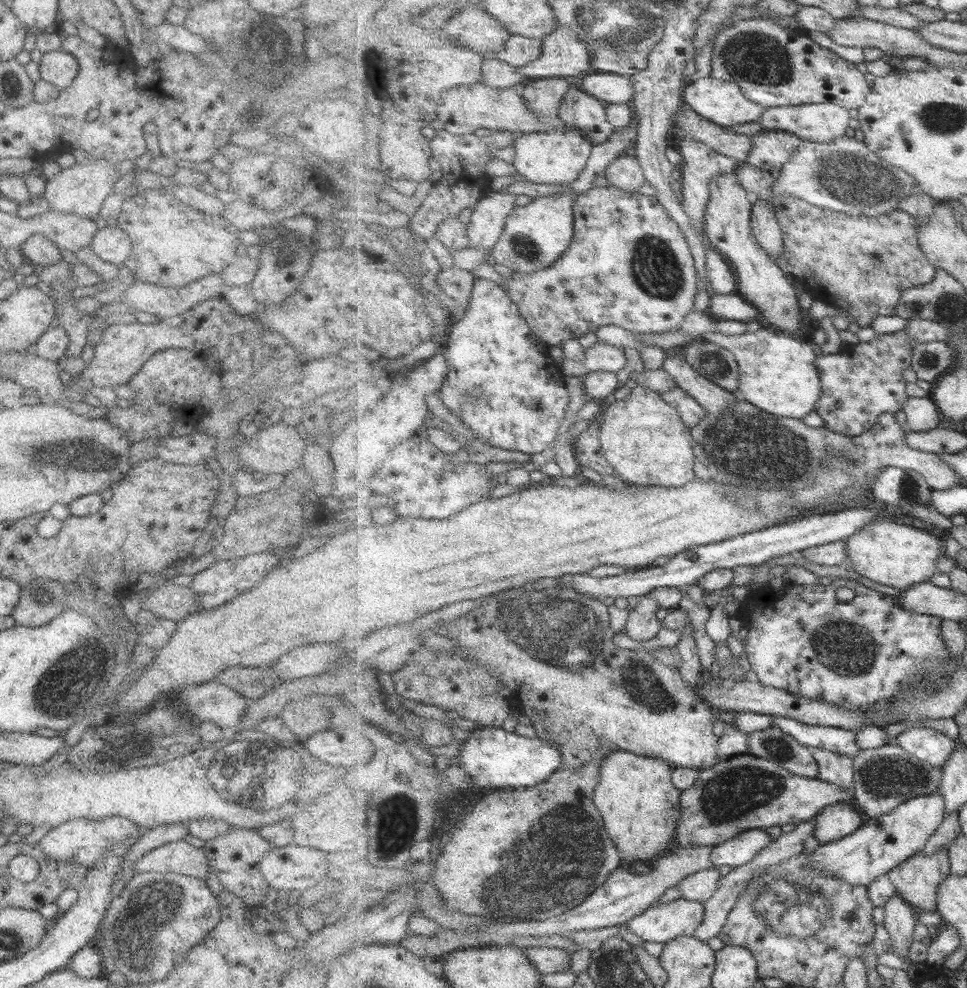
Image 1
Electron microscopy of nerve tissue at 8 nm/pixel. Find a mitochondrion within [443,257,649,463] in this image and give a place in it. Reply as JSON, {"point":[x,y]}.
{"point":[468,397]}

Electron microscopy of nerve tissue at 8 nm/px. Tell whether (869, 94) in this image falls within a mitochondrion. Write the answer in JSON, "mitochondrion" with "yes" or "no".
{"mitochondrion":"no"}

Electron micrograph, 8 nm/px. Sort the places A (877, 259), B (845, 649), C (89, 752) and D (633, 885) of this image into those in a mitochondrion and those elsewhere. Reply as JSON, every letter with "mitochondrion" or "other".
{"A":"mitochondrion","B":"mitochondrion","C":"other","D":"other"}

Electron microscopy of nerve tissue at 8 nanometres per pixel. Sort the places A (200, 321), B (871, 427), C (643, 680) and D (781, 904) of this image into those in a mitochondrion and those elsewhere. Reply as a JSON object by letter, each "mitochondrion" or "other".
{"A":"other","B":"other","C":"mitochondrion","D":"mitochondrion"}

